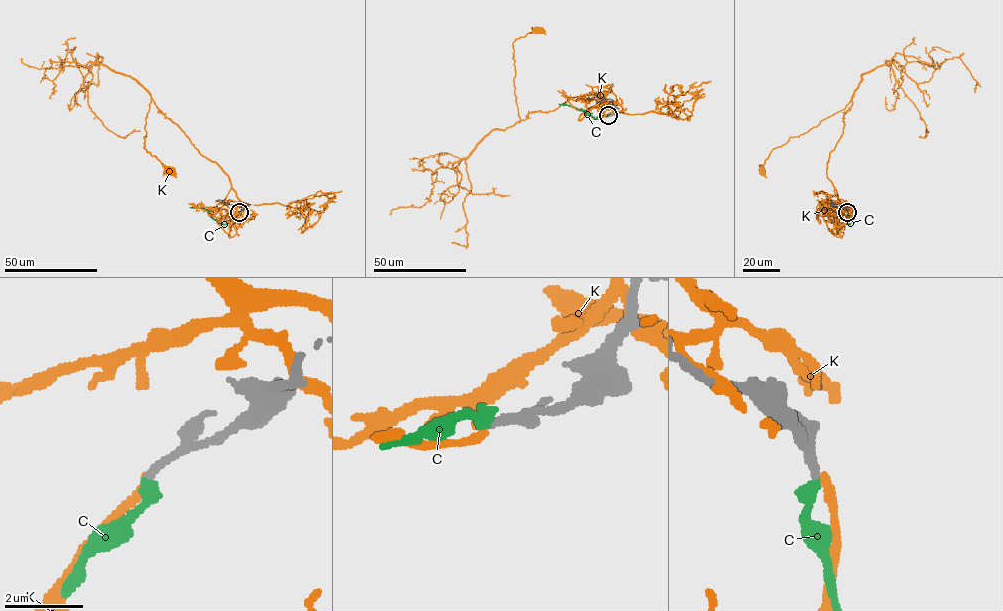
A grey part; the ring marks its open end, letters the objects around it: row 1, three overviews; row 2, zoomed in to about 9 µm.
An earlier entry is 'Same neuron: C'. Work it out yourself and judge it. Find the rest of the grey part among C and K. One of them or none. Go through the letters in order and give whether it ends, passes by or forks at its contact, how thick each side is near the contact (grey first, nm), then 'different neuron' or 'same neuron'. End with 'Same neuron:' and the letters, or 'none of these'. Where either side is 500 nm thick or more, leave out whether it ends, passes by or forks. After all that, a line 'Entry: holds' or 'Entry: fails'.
C: it ends; calibres 200 and 340 nm; same neuron
K: it ends; calibres 200 and 200 nm; different neuron
Same neuron: C
Entry: holds

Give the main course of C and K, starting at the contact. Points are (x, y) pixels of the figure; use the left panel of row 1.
C: (239, 212), (222, 224), (205, 209), (190, 207)
K: (239, 211), (238, 227), (253, 213), (228, 175), (151, 98), (144, 147), (168, 170)

